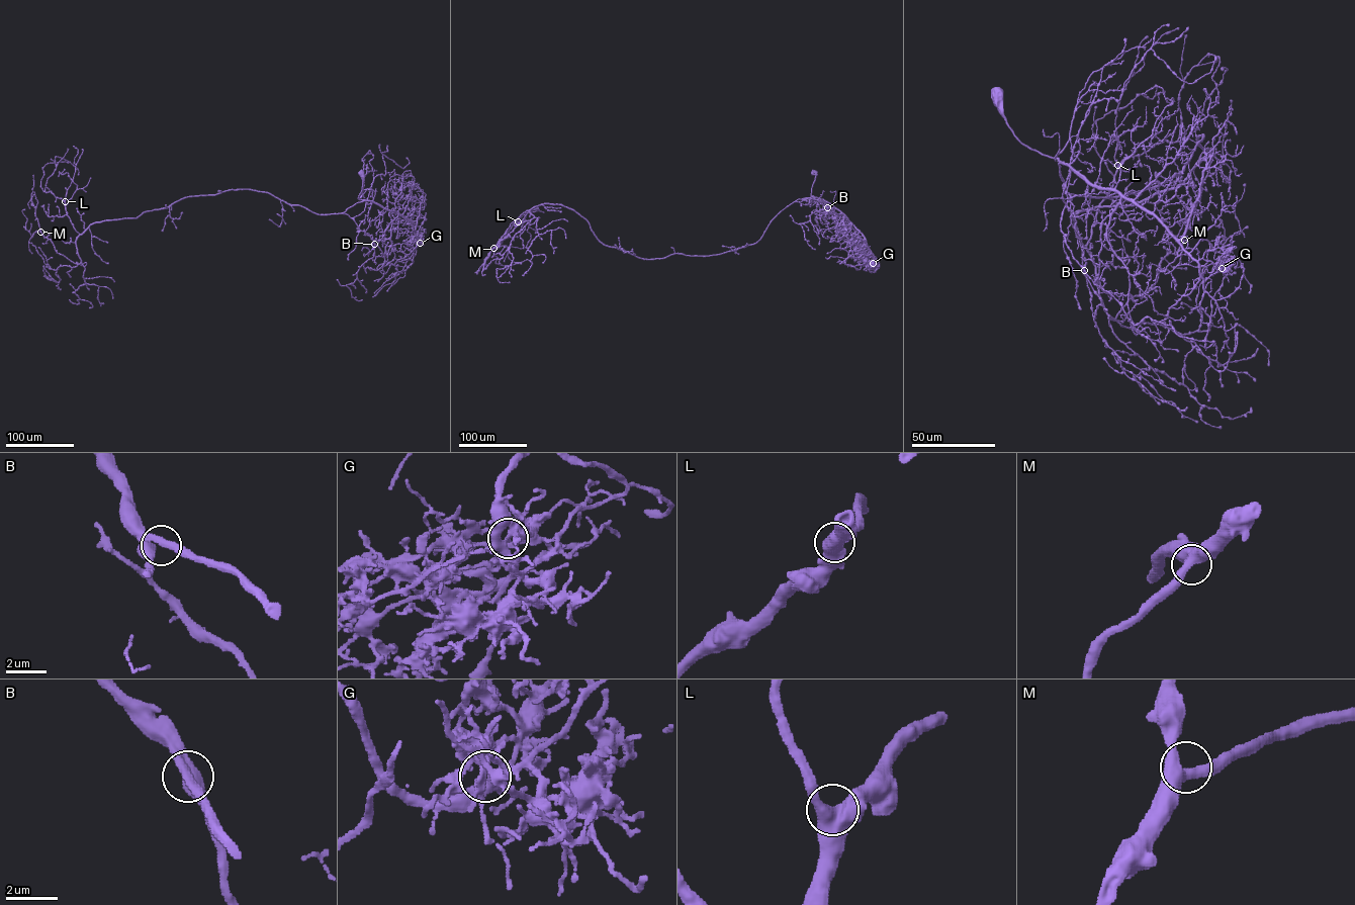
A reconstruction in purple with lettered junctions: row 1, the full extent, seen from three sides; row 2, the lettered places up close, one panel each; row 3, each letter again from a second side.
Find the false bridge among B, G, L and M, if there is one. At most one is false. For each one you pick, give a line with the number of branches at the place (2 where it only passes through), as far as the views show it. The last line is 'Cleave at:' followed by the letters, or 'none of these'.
G: branches 7
Cleave at: G

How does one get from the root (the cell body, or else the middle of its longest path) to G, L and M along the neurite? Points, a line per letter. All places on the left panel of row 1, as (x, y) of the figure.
G: (361, 173), (362, 190), (358, 198), (371, 200), (407, 218), (414, 234), (422, 240), (420, 243)
L: (361, 173), (358, 198), (364, 200), (339, 213), (231, 189), (95, 221), (80, 234), (65, 201)
M: (361, 173), (364, 200), (341, 213), (231, 189), (95, 221), (76, 241), (78, 264), (40, 232)

